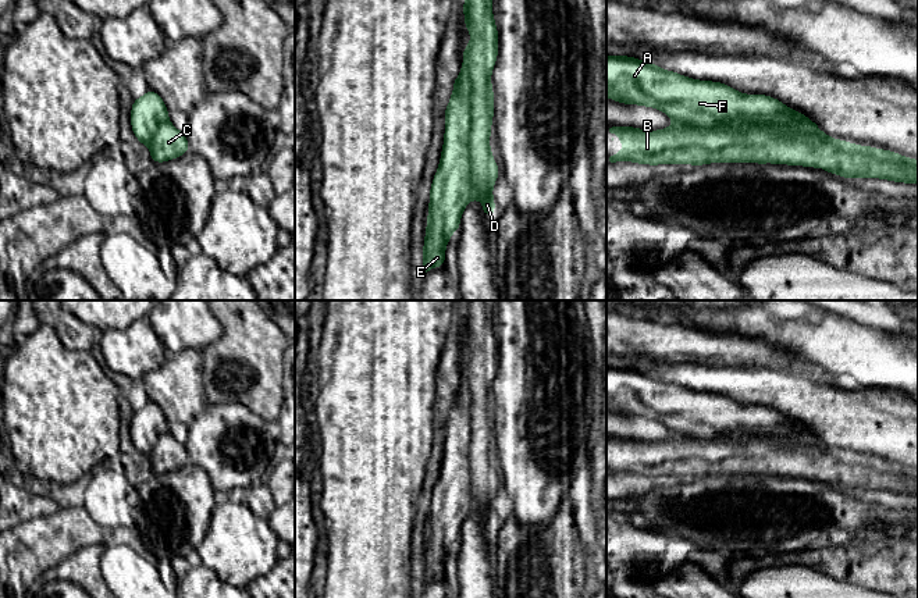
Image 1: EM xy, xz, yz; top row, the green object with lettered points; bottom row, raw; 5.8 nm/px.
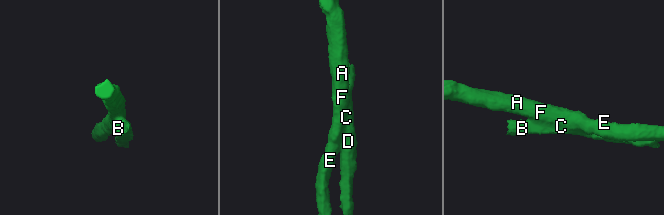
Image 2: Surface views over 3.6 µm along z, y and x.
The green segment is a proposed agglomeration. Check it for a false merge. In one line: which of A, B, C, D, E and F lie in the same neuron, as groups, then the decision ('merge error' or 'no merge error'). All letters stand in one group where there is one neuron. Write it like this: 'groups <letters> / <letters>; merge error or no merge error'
groups A E F / B C D; merge error

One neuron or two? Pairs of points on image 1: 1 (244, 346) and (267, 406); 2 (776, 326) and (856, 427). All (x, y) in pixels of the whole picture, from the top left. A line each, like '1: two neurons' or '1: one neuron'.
1: one neuron
2: two neurons

